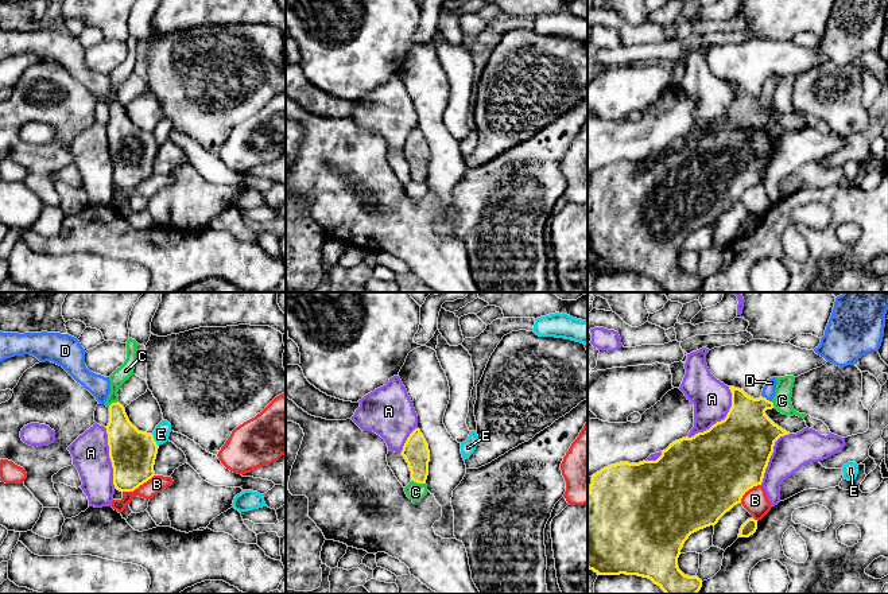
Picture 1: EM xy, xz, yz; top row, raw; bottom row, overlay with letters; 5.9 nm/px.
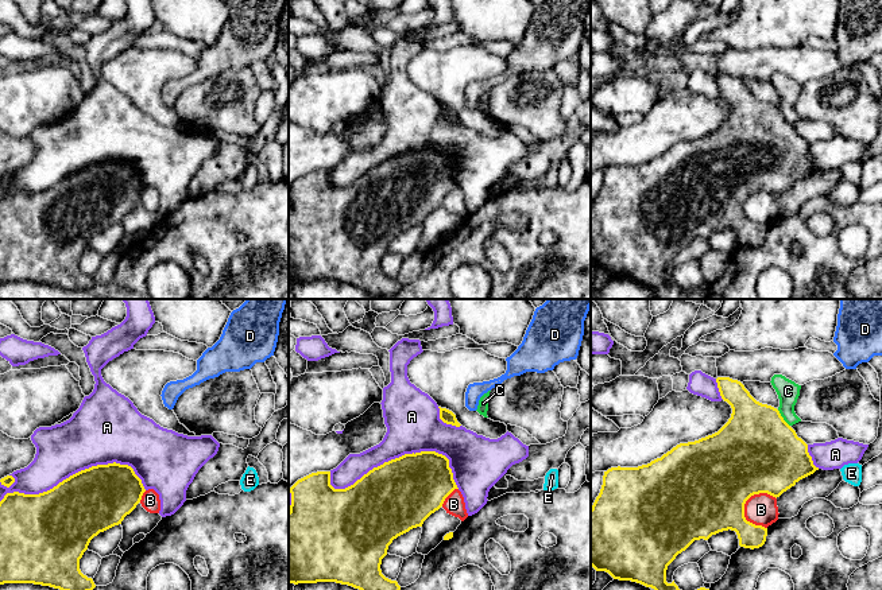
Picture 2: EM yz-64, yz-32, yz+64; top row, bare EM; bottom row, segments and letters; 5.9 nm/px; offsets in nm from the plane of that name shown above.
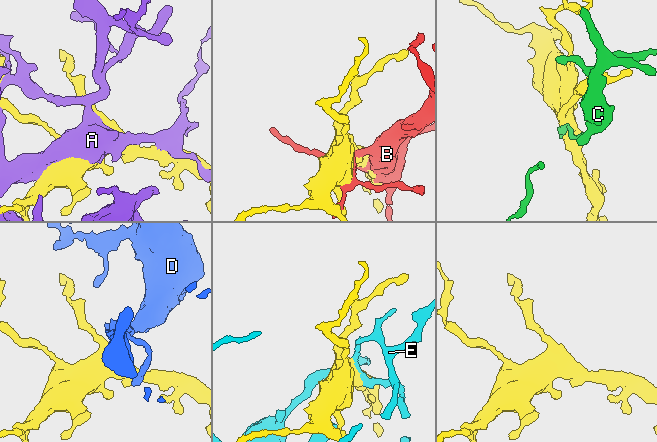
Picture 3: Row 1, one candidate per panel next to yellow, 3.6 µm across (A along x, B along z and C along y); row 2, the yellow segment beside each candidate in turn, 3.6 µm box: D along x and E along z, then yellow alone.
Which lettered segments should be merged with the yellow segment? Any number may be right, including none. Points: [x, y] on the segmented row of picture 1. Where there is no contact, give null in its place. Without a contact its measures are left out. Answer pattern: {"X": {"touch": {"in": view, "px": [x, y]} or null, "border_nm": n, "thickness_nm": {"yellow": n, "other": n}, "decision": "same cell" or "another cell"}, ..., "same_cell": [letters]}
{"A": {"touch": {"in": "yz", "px": [721, 420]}, "border_nm": 400, "thickness_nm": {"yellow": 440, "other": 240}, "decision": "another cell"}, "B": {"touch": {"in": "xy", "px": [138, 486]}, "border_nm": 220, "thickness_nm": {"yellow": 280, "other": 100}, "decision": "another cell"}, "C": {"touch": {"in": "xz", "px": [418, 482]}, "border_nm": 90, "thickness_nm": {"yellow": 160, "other": 110}, "decision": "another cell"}, "D": {"touch": {"in": "yz", "px": [766, 399]}, "border_nm": 80, "thickness_nm": {"yellow": 340, "other": 80}, "decision": "same cell"}, "E": {"touch": {"in": "xy", "px": [154, 441]}, "border_nm": 90, "thickness_nm": {"yellow": 280, "other": 100}, "decision": "another cell"}, "same_cell": ["D"]}

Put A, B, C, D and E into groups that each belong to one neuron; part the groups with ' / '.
A / B / C / D / E

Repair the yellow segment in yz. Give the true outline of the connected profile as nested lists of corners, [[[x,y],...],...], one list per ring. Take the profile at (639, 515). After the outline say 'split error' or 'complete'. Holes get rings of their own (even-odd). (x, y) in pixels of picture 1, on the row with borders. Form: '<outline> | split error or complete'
[[[776,378],[767,380],[761,396],[753,399],[742,389],[729,387],[732,407],[726,418],[694,436],[672,442],[656,461],[639,463],[620,462],[592,475],[588,492],[588,568],[597,575],[637,575],[651,579],[666,594],[697,594],[702,587],[698,576],[685,575],[678,567],[680,550],[689,536],[716,525],[718,520],[753,486],[761,485],[775,442],[786,430],[767,415],[773,408]]] | split error

